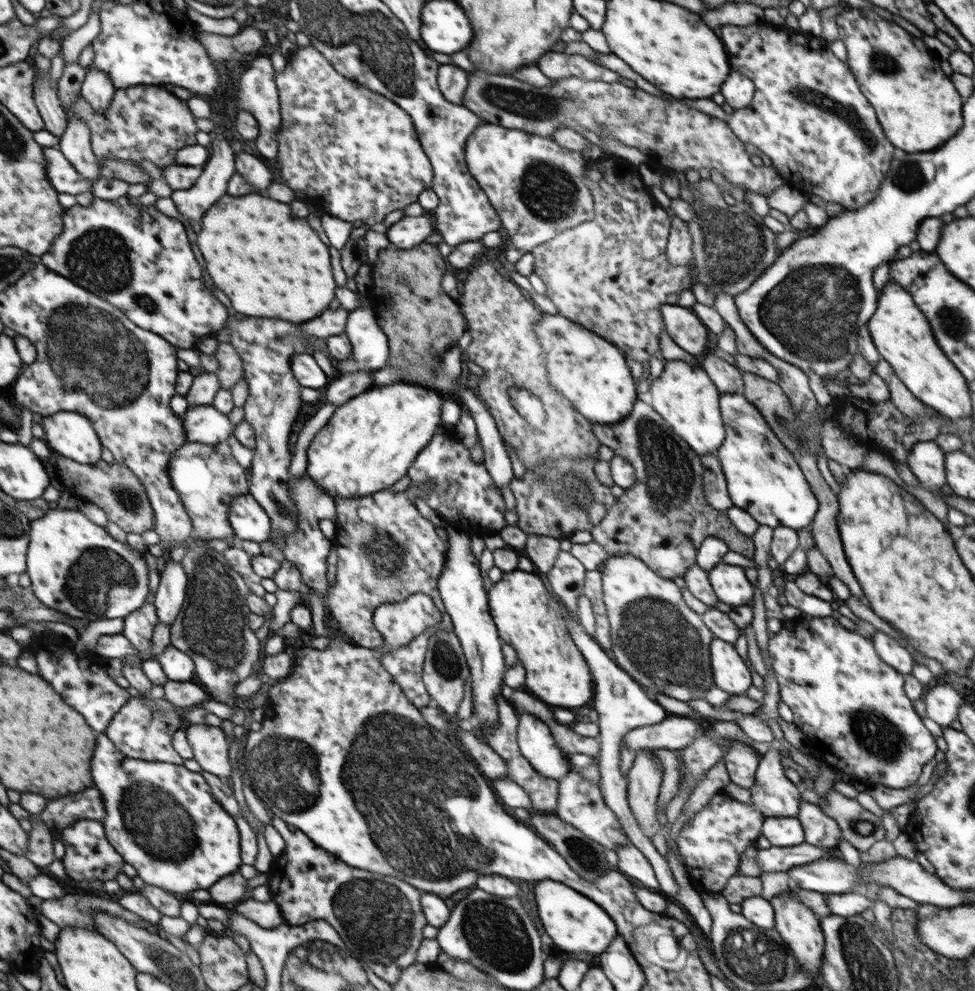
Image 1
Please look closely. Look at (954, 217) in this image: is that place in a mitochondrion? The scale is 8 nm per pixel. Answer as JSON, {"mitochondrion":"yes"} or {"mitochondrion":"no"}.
{"mitochondrion":"no"}

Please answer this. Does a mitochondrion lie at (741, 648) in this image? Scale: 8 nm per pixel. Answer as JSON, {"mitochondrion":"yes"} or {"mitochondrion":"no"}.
{"mitochondrion":"no"}

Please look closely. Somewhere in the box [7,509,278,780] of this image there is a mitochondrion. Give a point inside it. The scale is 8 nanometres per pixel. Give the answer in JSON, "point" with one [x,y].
{"point":[217,611]}

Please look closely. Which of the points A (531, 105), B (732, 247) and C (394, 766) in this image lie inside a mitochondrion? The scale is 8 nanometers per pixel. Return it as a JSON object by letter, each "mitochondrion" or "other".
{"A":"mitochondrion","B":"mitochondrion","C":"mitochondrion"}

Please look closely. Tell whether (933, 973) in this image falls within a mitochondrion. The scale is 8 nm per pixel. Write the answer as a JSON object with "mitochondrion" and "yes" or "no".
{"mitochondrion":"no"}

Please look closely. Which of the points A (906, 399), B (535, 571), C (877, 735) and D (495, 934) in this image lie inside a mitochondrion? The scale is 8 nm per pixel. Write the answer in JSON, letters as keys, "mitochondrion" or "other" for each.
{"A":"other","B":"other","C":"mitochondrion","D":"mitochondrion"}

